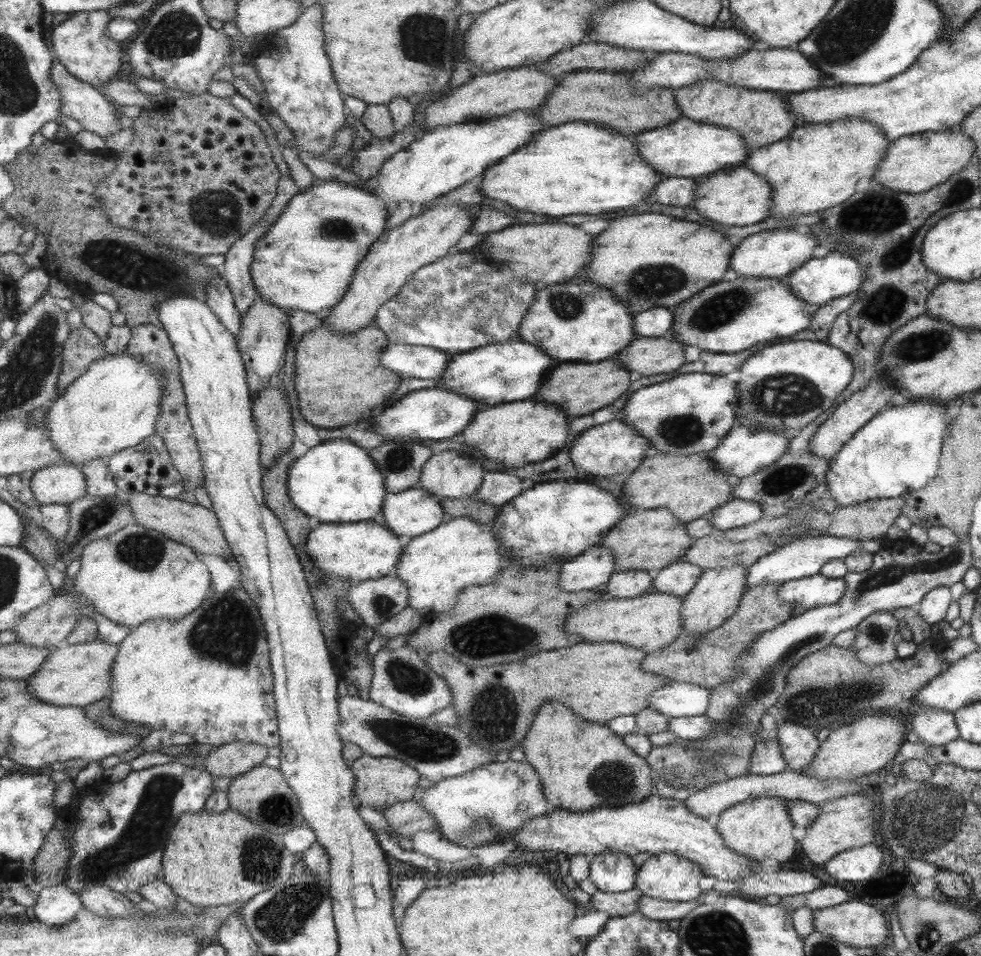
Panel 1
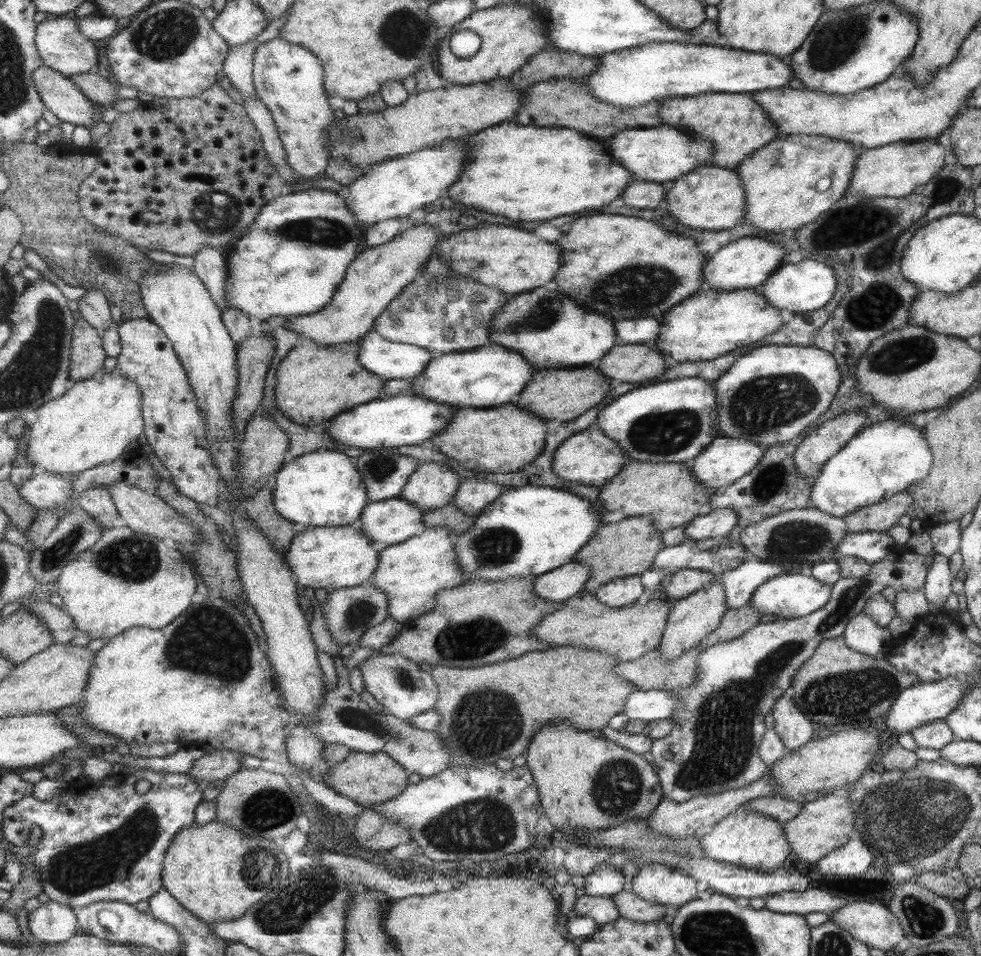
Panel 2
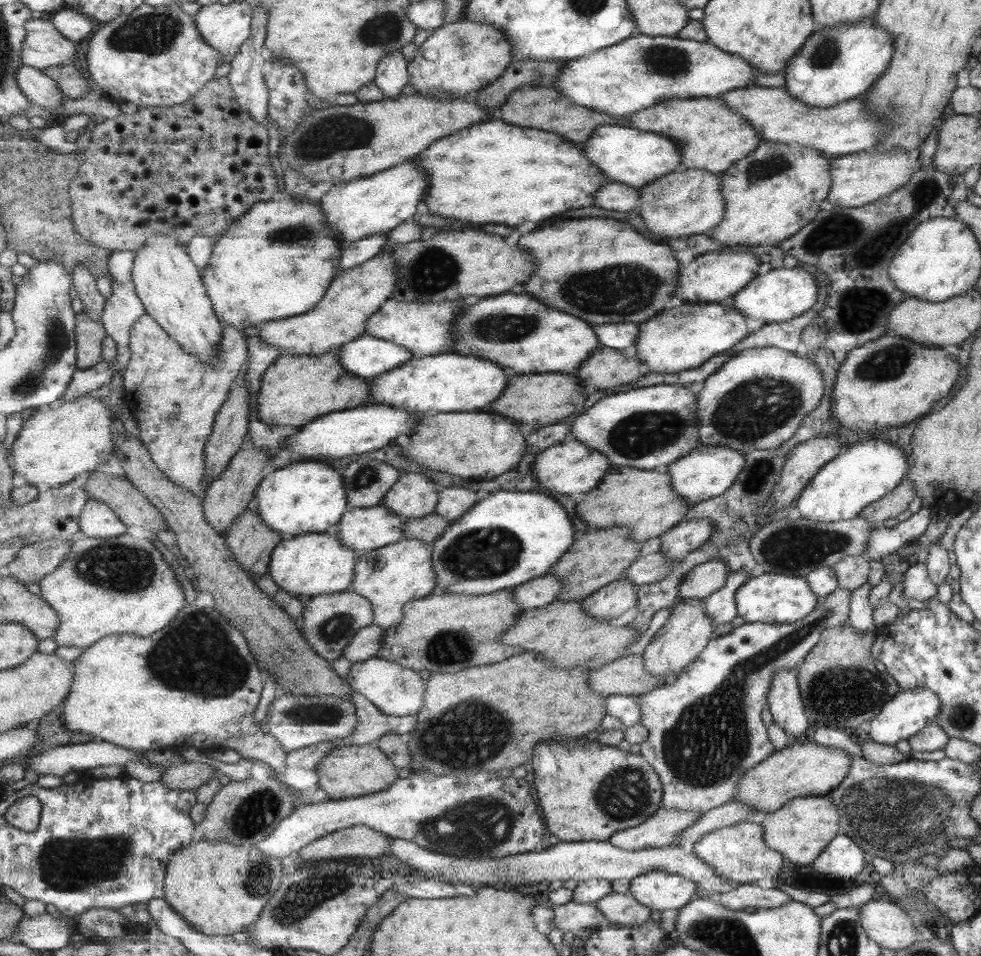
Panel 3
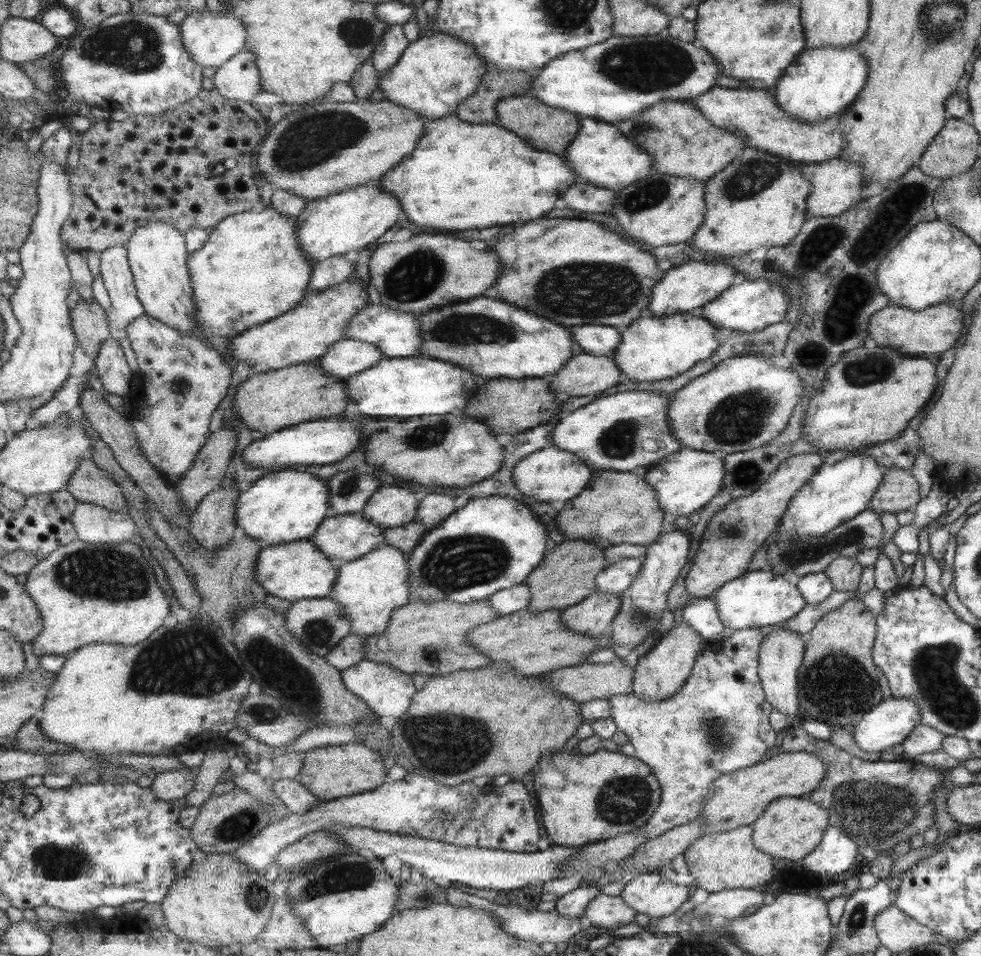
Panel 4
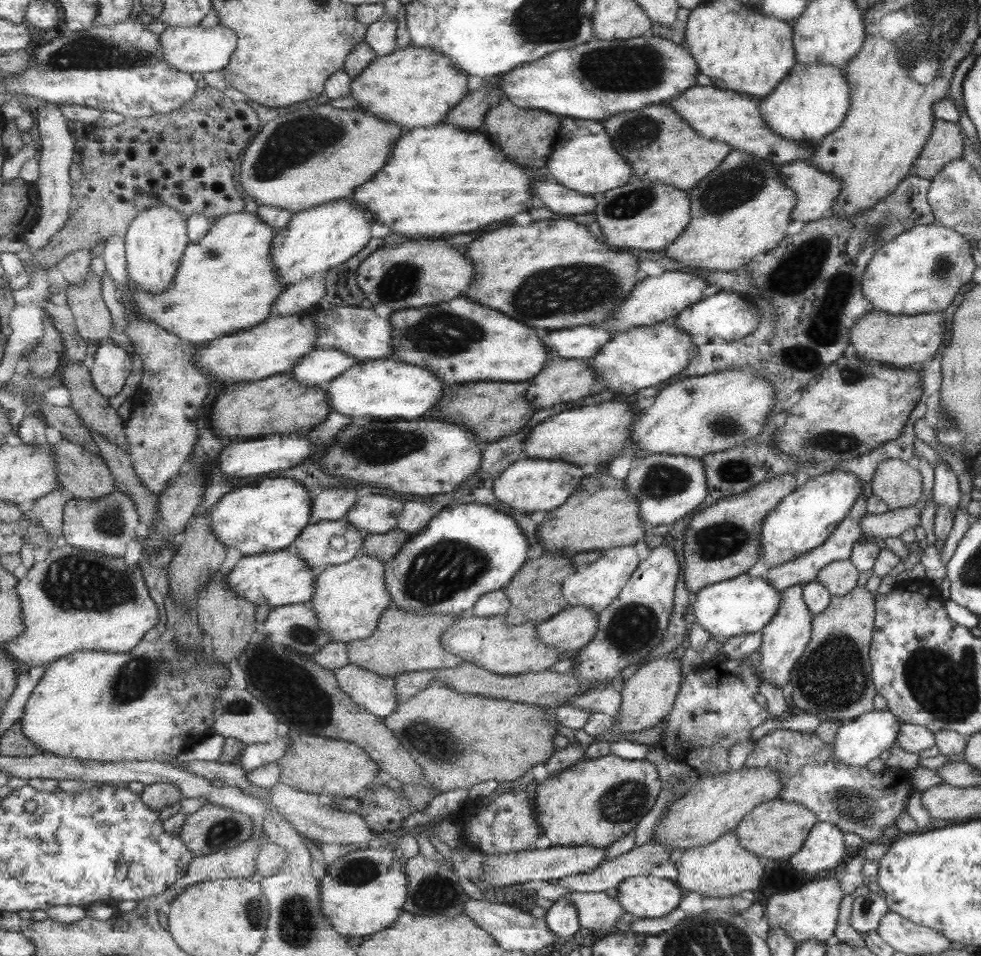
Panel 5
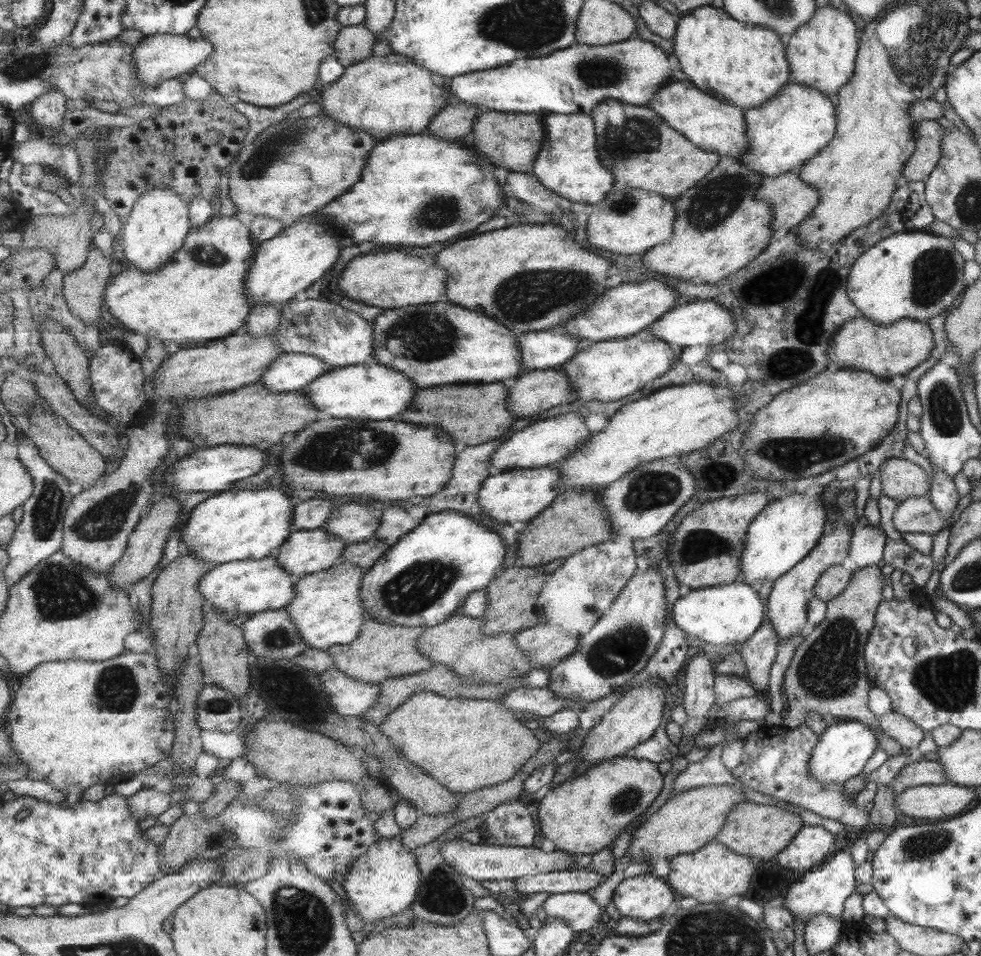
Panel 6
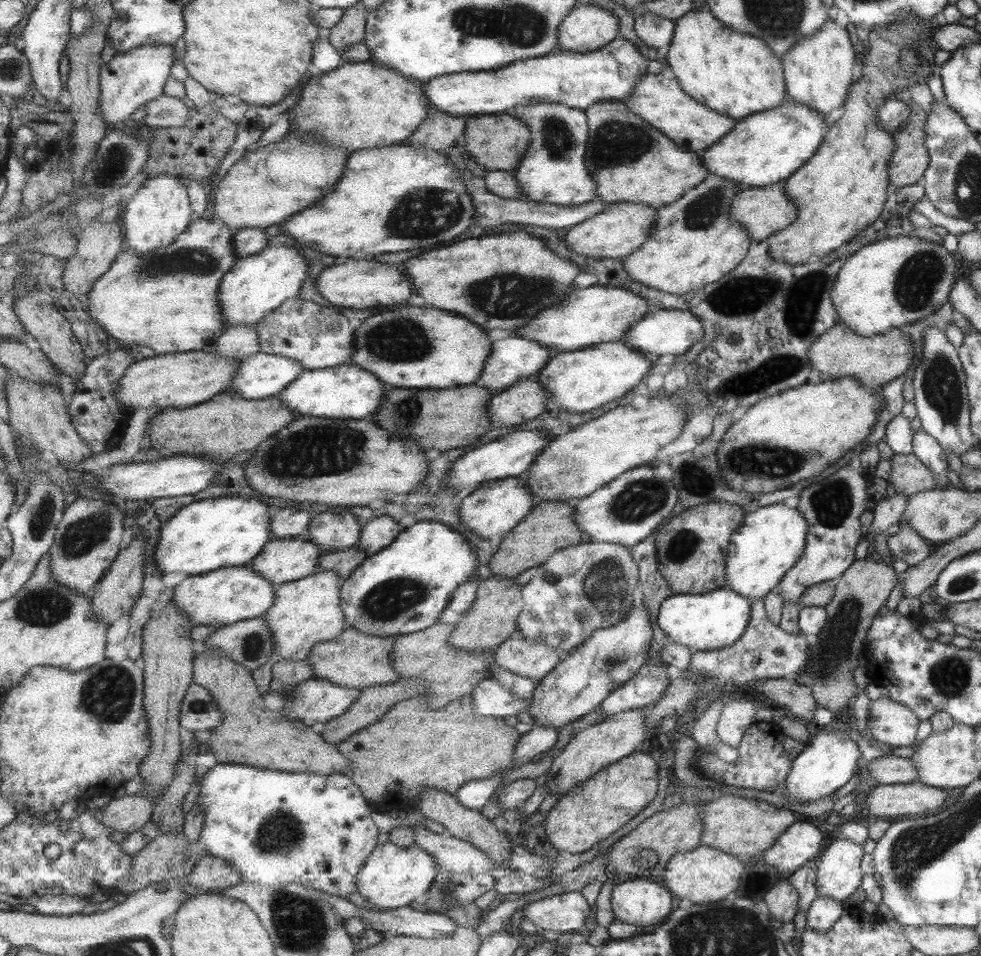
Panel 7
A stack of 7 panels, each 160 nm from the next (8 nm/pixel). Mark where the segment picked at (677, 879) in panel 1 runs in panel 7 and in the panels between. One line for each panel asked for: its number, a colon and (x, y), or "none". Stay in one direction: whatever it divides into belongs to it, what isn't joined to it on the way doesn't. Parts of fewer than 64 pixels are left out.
2: (657, 883)
3: (655, 890)
4: (649, 894)
5: (645, 896)
6: (643, 897)
7: (640, 903)

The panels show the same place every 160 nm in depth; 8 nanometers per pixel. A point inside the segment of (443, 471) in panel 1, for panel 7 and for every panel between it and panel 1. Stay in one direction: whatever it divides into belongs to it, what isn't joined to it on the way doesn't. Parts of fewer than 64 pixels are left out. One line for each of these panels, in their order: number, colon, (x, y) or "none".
2: (432, 485)
3: (414, 495)
4: (390, 507)
5: (374, 514)
6: (354, 523)
7: (332, 532)

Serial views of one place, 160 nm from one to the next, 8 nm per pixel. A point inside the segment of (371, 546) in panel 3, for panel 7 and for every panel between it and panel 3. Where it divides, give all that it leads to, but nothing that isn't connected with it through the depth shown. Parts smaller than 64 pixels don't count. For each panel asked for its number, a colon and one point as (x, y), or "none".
4: (343, 538)
5: (329, 543)
6: (305, 552)
7: (281, 561)

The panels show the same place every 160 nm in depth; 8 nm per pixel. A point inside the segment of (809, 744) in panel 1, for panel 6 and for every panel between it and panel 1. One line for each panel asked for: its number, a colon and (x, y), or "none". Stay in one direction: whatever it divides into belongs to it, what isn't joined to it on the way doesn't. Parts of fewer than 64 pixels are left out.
2: (794, 729)
3: (784, 701)
4: (781, 654)
5: (784, 639)
6: (786, 606)

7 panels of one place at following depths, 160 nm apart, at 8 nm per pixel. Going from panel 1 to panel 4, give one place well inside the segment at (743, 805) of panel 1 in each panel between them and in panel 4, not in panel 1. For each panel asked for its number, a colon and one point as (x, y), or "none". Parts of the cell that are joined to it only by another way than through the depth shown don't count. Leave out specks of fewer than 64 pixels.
2: (749, 840)
3: (738, 853)
4: (717, 861)

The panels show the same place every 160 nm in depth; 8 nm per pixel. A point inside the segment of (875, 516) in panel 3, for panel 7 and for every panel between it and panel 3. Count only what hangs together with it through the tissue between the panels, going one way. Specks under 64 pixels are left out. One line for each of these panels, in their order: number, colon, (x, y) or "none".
4: (896, 491)
5: (897, 485)
6: (900, 479)
7: (908, 474)

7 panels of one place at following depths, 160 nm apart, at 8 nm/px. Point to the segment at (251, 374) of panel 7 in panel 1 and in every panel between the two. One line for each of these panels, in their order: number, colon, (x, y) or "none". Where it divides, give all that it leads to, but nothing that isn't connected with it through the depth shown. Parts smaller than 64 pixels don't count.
1: (410, 361)
2: (389, 359)
3: (368, 356)
4: (346, 358)
5: (319, 367)
6: (291, 372)

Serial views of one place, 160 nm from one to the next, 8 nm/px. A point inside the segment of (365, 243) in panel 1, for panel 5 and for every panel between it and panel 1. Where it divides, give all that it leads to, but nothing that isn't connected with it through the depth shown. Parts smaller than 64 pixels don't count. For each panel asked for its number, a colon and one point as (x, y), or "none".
2: (292, 259)
3: (277, 261)
4: (252, 269)
5: (227, 283)

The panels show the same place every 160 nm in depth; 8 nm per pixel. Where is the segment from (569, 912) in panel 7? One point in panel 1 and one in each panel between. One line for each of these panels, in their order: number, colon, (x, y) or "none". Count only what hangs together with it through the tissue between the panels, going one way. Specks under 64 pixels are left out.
1: (654, 909)
2: (629, 906)
3: (621, 909)
4: (606, 912)
5: (595, 911)
6: (577, 910)

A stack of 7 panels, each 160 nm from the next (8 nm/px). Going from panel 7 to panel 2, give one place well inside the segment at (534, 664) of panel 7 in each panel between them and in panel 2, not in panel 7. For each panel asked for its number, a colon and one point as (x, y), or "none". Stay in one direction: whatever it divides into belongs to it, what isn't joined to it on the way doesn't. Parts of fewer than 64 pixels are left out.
2: (623, 592)
3: (609, 602)
4: (596, 612)
5: (572, 628)
6: (543, 645)

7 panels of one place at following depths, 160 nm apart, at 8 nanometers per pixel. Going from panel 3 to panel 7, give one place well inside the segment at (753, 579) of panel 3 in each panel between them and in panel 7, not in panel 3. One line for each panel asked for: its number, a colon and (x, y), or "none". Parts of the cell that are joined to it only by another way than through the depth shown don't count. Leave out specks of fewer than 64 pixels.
4: (760, 598)
5: (730, 609)
6: (729, 614)
7: (709, 621)

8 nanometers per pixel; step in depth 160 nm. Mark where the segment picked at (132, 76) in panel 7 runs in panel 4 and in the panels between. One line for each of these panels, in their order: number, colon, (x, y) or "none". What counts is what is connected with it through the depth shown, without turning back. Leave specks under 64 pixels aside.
4: (213, 40)
5: (189, 49)
6: (158, 58)

